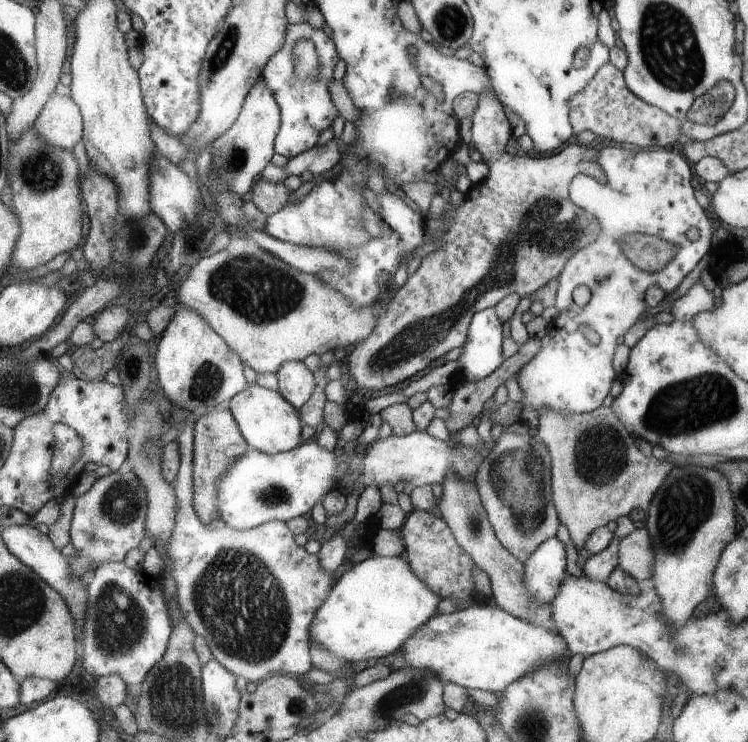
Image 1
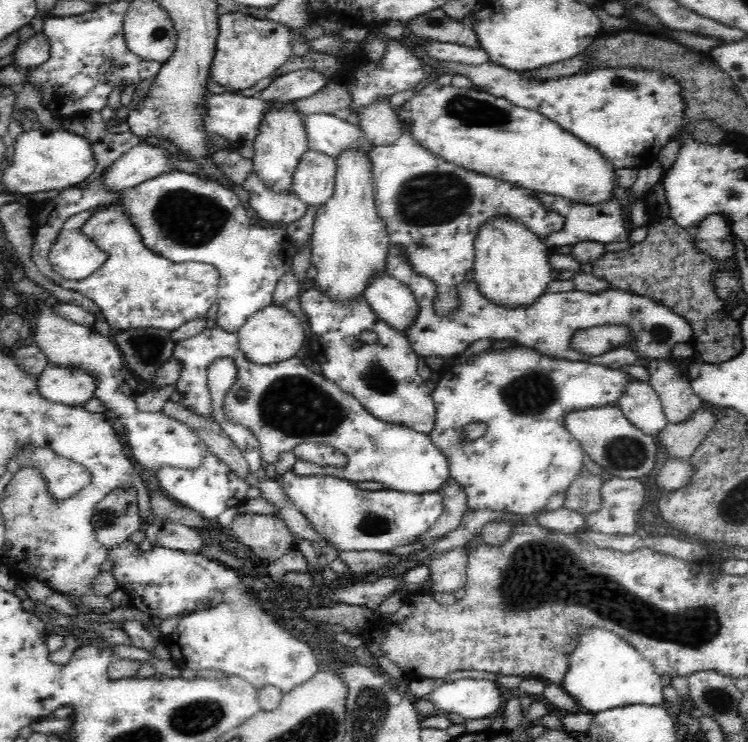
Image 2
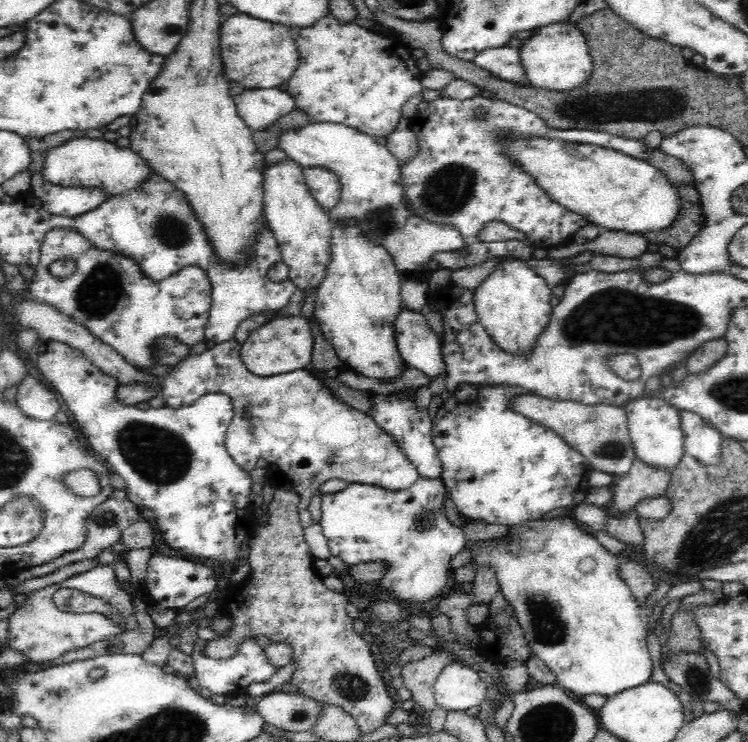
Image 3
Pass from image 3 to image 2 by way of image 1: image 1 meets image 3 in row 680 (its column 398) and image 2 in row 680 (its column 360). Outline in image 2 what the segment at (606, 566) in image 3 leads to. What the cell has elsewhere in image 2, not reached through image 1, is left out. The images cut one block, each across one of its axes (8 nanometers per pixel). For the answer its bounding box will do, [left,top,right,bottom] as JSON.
[562,630,666,714]

